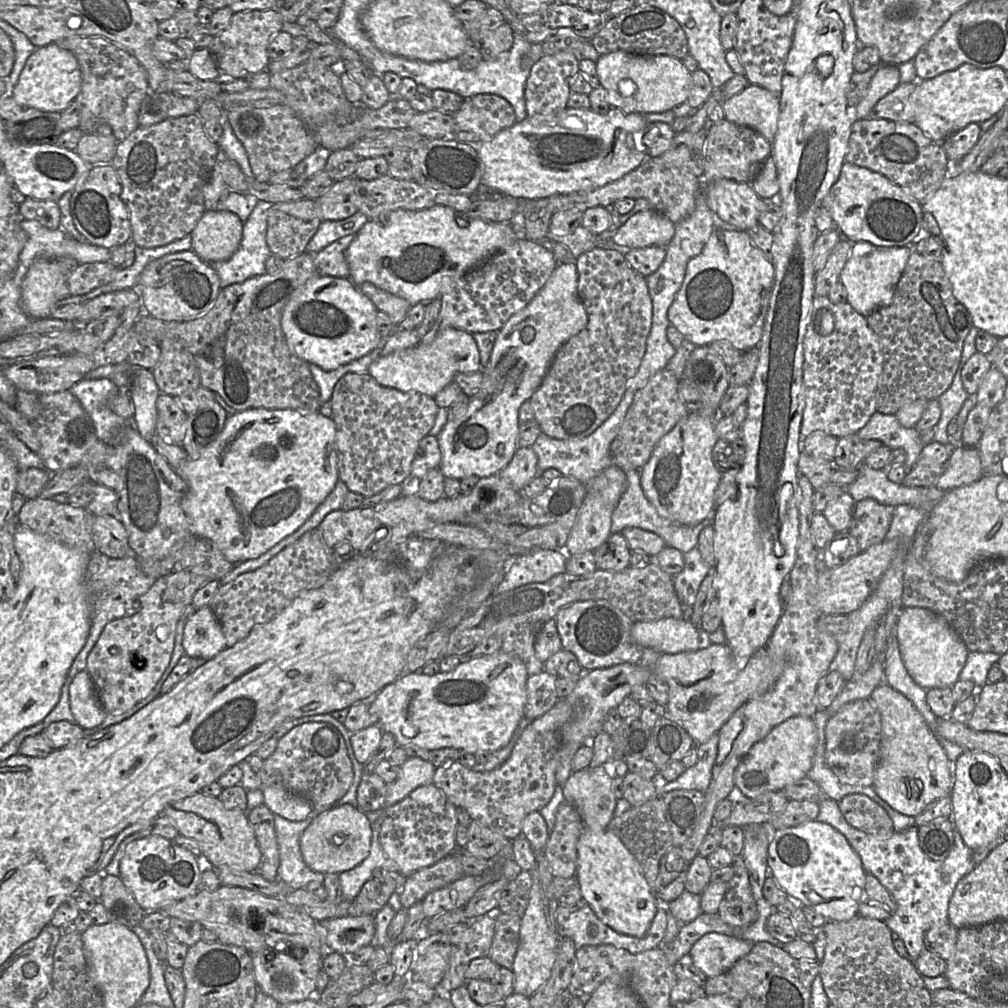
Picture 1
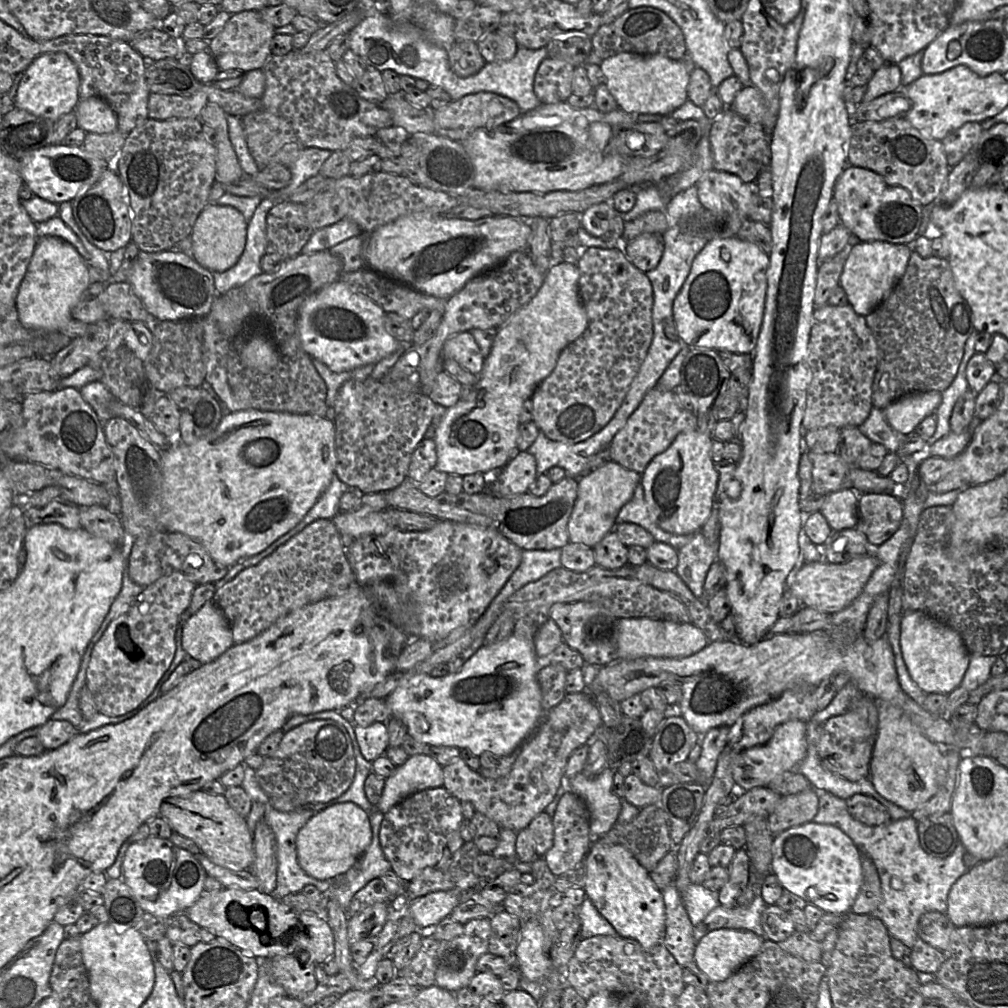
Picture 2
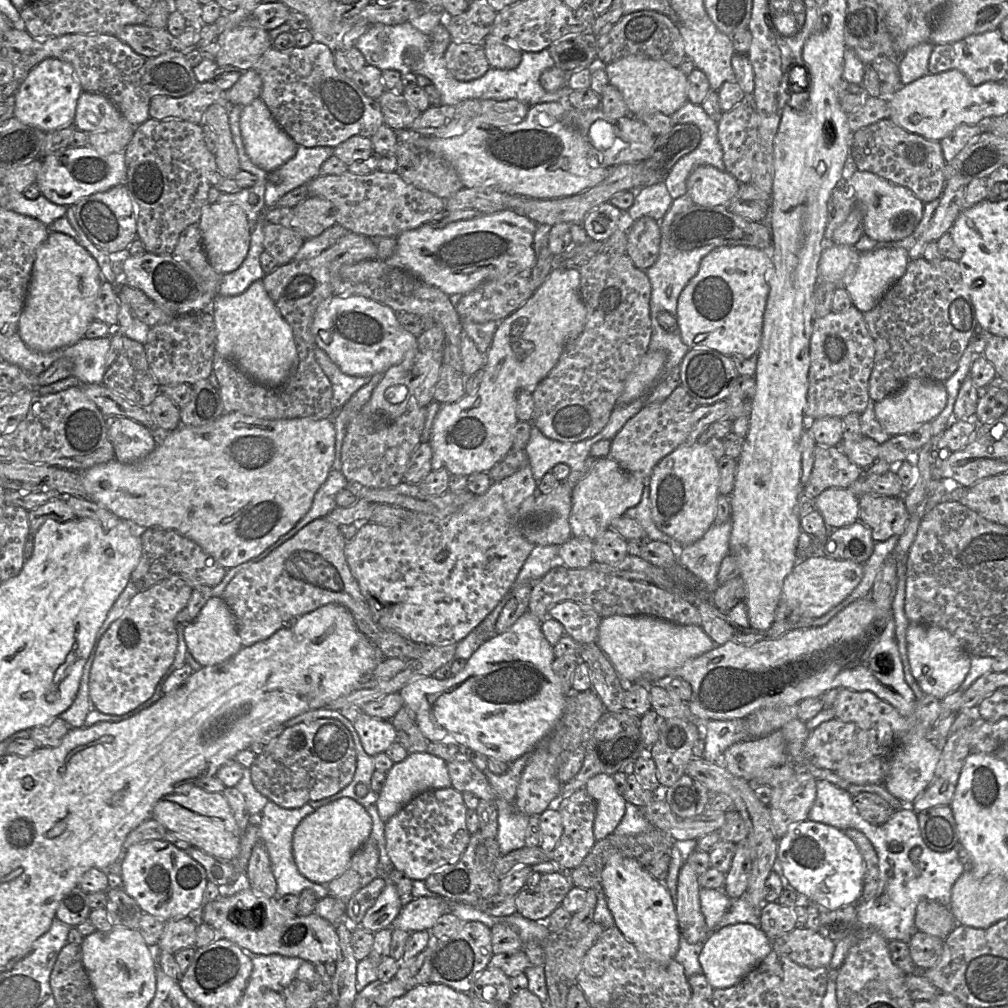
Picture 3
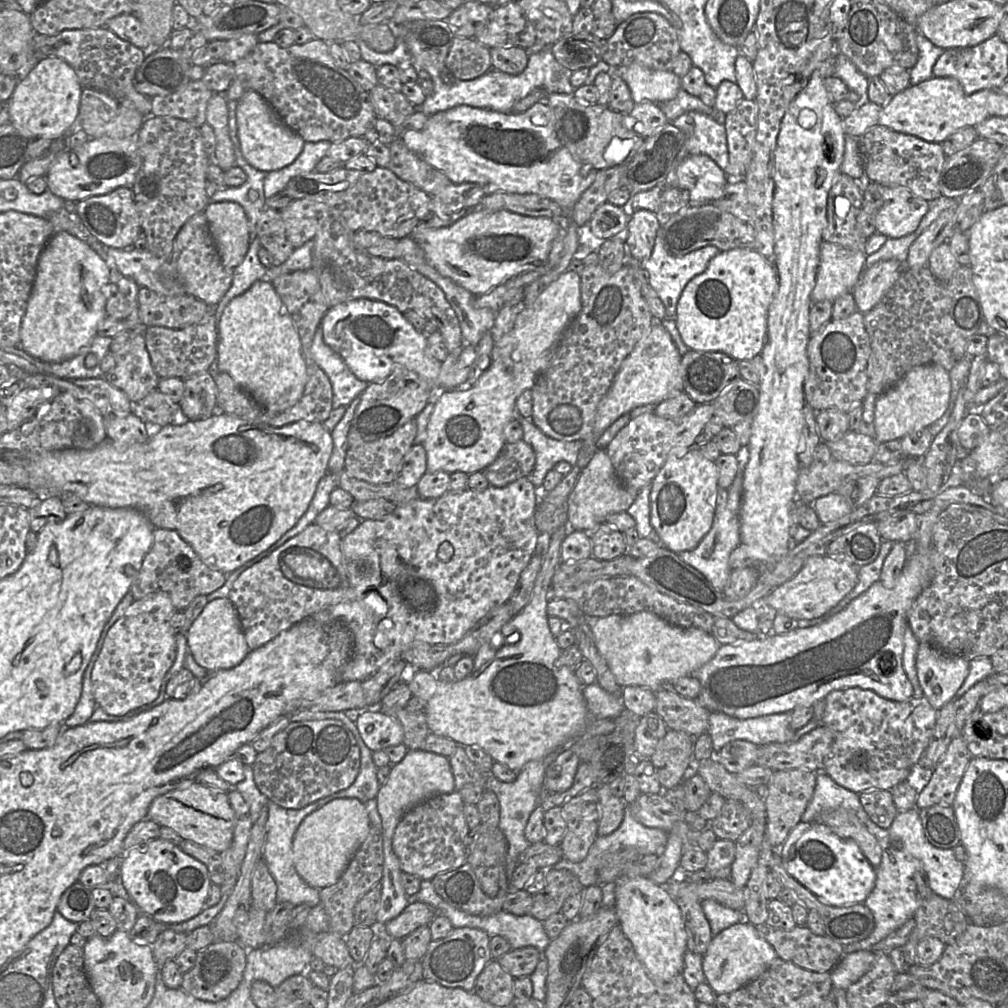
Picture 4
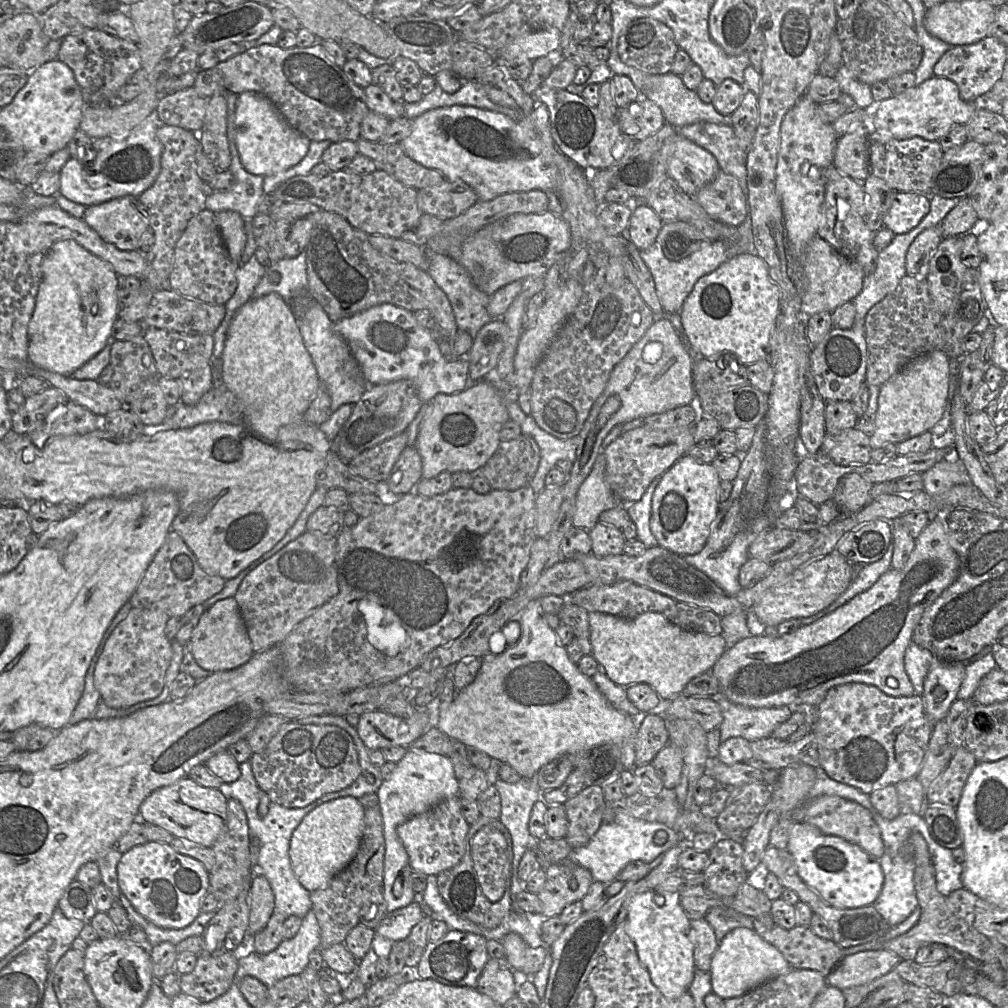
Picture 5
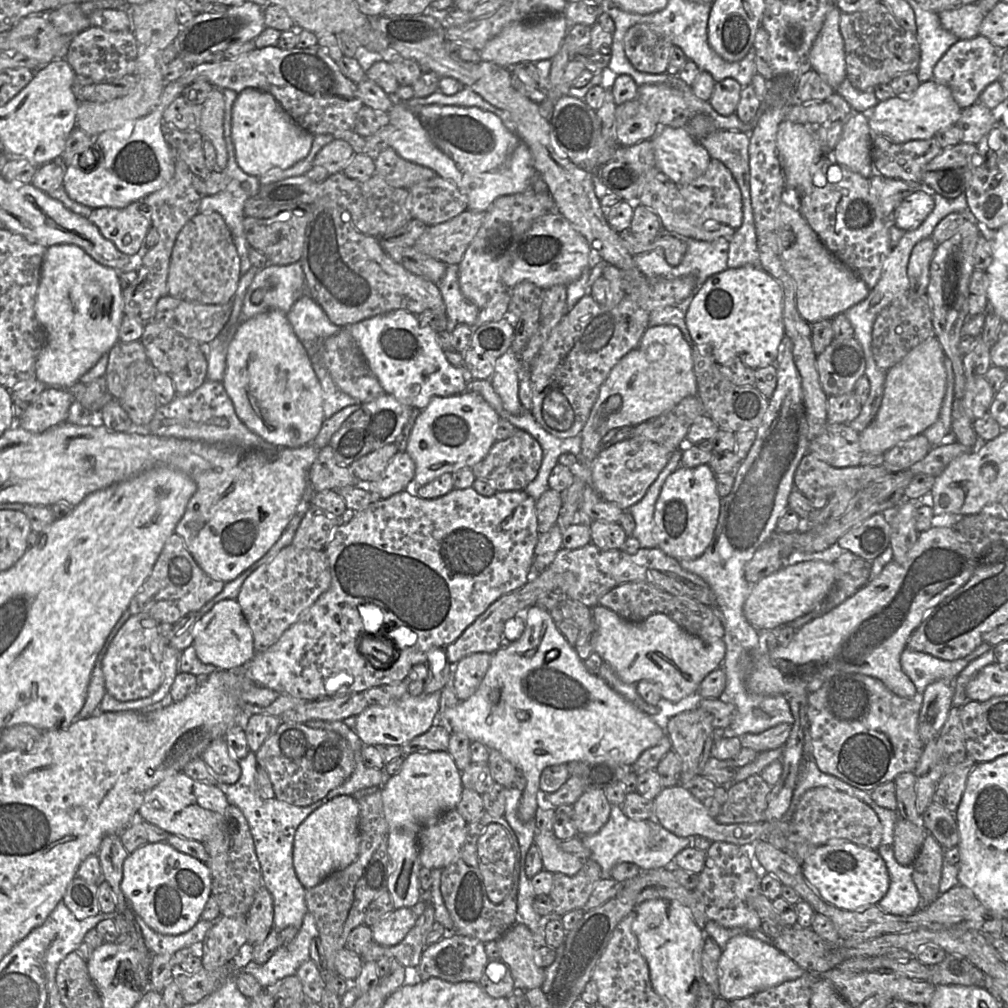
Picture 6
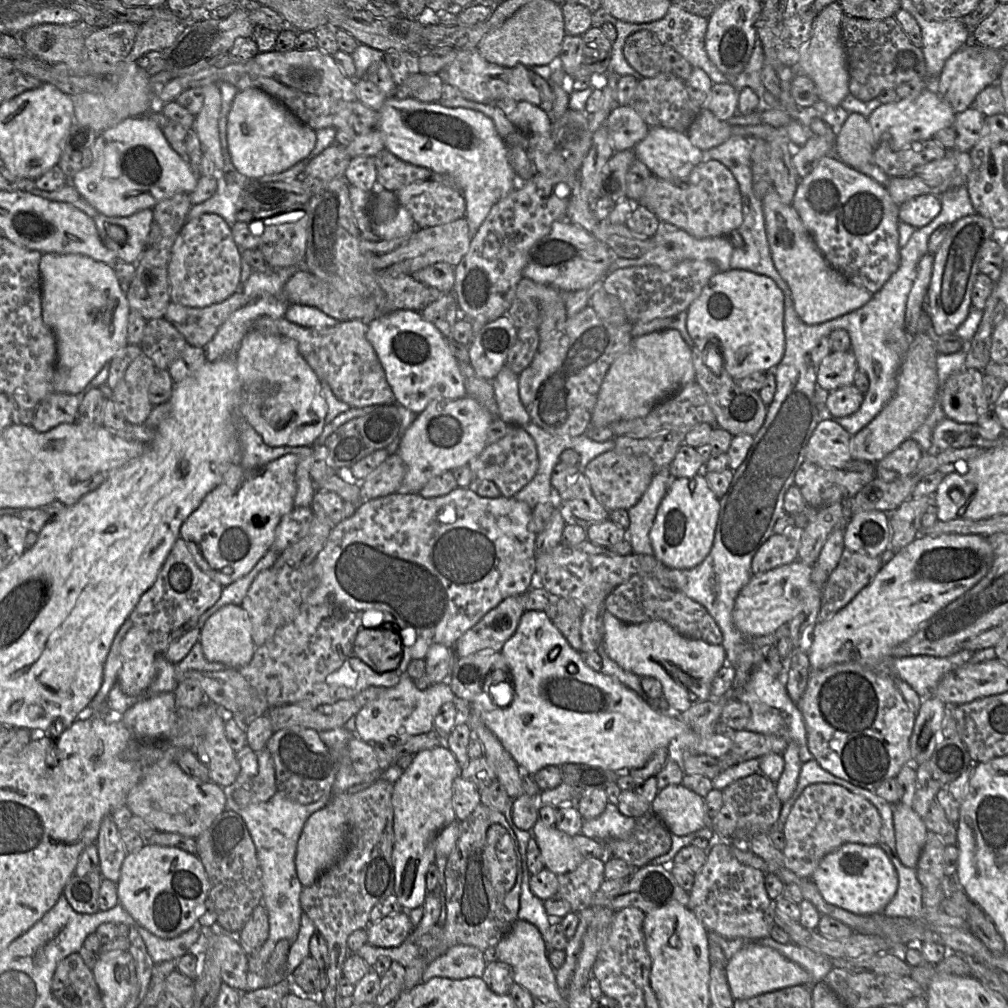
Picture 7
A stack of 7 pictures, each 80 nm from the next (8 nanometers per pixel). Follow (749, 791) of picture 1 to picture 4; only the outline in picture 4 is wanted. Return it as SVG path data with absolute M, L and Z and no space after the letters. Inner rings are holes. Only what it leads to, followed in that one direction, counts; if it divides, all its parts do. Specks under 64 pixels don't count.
M734 740L726 744L718 754L716 760L733 774L756 764L758 746L745 741Z

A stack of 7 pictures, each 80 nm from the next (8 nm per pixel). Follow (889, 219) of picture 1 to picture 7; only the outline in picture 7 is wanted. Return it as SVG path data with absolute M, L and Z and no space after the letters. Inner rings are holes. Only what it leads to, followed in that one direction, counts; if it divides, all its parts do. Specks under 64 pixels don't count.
M922 194L908 199L899 206L899 219L914 228L930 223L940 212L940 198L933 194Z

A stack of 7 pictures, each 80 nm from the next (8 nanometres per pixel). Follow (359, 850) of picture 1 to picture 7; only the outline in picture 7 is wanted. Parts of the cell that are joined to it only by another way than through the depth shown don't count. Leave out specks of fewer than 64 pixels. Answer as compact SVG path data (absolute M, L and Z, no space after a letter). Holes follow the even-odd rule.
M342 793L333 796L325 807L313 813L306 821L295 857L296 873L303 888L314 884L318 877L344 854L350 795Z

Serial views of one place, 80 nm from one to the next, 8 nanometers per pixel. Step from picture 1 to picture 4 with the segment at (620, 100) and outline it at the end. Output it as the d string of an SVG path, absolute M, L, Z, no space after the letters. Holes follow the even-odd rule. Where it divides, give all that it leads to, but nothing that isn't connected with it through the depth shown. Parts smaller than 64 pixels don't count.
M632 64L615 68L612 73L627 83L635 104L672 100L682 87L681 78L669 70L653 70Z

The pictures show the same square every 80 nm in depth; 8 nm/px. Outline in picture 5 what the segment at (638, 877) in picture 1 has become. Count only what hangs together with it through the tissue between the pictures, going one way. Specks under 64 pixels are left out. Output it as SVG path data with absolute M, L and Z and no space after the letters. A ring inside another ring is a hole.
M651 889L633 897L629 904L627 934L635 944L638 958L652 983L667 999L674 1000L688 991L696 965L690 940L690 919L677 898L664 890Z

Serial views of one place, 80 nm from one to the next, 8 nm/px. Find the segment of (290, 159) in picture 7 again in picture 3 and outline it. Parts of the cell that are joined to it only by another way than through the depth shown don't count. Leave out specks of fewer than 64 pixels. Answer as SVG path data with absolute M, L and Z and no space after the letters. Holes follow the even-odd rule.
M260 97L243 106L240 115L240 130L250 160L266 172L278 169L297 152L298 145L296 142L276 122L269 108Z

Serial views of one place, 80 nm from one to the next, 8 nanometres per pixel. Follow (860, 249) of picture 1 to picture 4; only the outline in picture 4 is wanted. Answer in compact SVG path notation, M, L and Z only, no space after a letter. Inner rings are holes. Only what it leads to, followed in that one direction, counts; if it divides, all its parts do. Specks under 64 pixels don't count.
M890 259L865 269L851 291L857 310L867 313L873 309L900 278L904 267L900 261Z

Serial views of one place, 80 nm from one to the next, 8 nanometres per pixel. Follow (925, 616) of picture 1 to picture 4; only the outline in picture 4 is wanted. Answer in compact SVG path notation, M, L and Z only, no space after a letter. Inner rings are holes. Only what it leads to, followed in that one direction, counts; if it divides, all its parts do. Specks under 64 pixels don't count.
M920 643L916 655L916 670L924 697L939 711L953 701L969 673L969 661Z

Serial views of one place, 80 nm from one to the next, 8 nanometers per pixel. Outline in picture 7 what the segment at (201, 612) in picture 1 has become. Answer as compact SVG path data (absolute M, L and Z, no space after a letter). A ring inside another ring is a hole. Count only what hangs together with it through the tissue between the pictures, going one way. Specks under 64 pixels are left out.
M235 604L224 605L208 618L201 628L199 641L207 660L220 662L234 669L247 665L256 648L249 616L241 605Z

